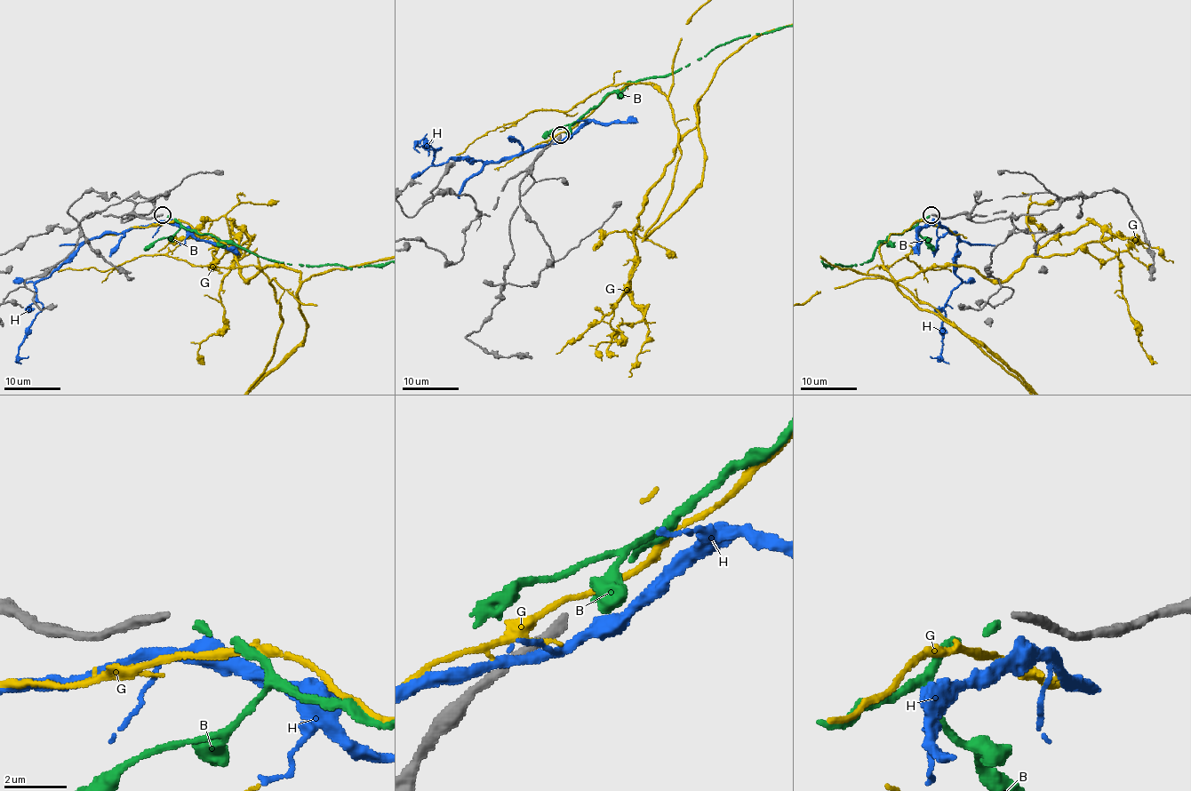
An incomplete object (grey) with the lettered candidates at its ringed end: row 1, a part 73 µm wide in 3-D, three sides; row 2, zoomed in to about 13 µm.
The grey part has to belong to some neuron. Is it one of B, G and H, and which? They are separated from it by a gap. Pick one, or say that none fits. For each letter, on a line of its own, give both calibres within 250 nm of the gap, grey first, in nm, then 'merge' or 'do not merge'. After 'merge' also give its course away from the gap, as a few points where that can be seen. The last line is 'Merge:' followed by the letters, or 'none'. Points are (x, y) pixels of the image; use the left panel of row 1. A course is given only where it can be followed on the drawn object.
B: calibres 280 and 220 nm; merge
G: calibres 280 and 170 nm; do not merge
H: calibres 280 and 480 nm; do not merge
Merge: B

